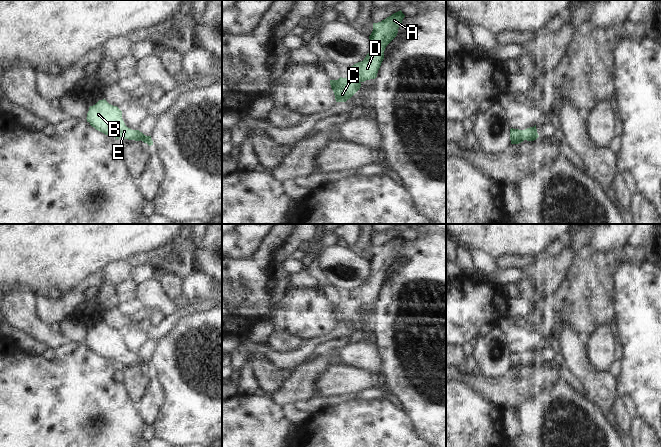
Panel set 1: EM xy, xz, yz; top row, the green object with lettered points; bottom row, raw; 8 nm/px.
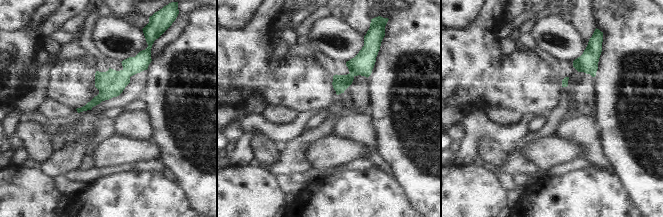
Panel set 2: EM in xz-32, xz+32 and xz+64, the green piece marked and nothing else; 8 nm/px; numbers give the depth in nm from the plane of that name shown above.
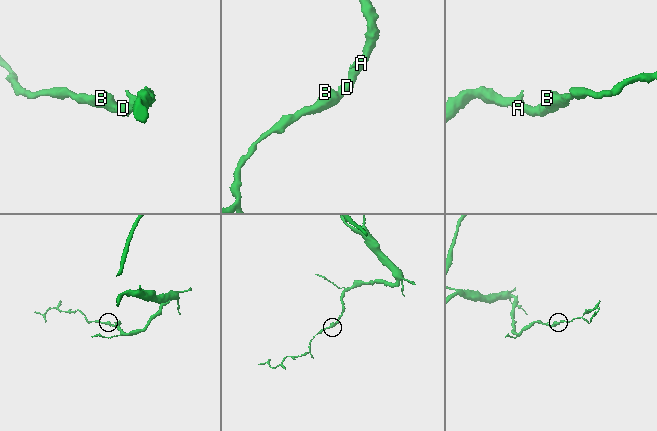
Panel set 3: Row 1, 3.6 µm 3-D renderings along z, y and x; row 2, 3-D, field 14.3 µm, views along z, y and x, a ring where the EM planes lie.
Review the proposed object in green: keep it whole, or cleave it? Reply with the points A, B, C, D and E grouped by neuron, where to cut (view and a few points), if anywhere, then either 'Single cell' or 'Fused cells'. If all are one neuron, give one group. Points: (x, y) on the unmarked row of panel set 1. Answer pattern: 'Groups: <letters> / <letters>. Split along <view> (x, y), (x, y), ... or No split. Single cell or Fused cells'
Groups: A B C D E. No split. Single cell

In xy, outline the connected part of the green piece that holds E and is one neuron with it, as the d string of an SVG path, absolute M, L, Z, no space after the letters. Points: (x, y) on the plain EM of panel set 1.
M105 323L99 324L95 329L89 331L86 343L96 354L105 359L112 358L117 364L122 361L128 364L141 364L149 370L153 369L151 360L128 352L122 343L122 335L117 330L109 328Z

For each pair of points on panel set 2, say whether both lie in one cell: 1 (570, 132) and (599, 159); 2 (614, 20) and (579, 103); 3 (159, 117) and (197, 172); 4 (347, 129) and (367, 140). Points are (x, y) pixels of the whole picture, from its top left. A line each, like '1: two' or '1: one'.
1: one
2: two
3: one
4: one

